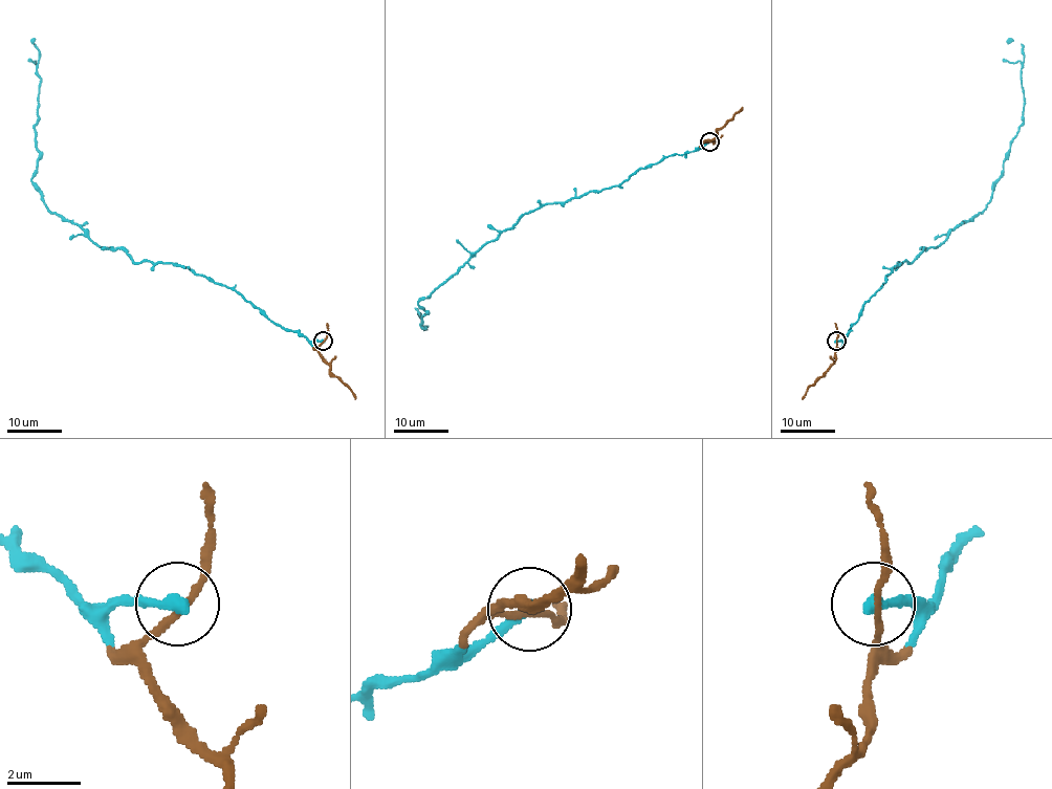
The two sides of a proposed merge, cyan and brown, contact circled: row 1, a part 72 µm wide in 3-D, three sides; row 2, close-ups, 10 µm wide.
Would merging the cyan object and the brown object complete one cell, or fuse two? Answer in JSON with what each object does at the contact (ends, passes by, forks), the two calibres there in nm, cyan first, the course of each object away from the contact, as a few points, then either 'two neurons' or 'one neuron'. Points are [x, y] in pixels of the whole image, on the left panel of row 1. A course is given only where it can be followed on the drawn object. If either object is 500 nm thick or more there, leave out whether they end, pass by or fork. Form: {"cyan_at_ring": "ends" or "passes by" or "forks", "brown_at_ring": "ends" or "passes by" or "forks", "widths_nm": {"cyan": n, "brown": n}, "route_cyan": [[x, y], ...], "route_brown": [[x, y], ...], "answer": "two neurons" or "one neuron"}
{"cyan_at_ring": "ends", "brown_at_ring": "passes by", "widths_nm": {"cyan": 320, "brown": 160}, "route_cyan": [[323, 341], [283, 329], [188, 268], [96, 246], [47, 209], [31, 180], [41, 80], [31, 42]], "route_brown": [[323, 341], [318, 347], [319, 355], [350, 390], [354, 399]], "answer": "one neuron"}

